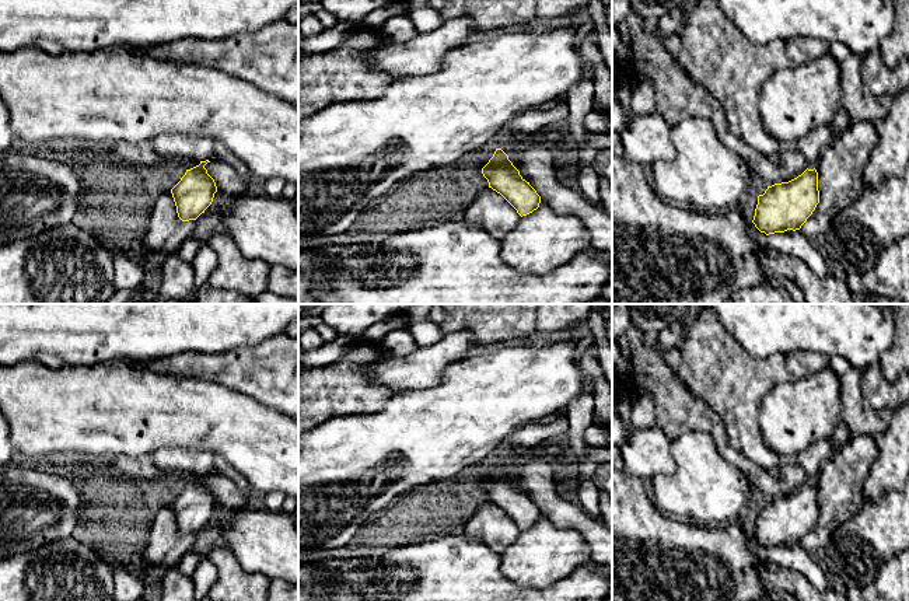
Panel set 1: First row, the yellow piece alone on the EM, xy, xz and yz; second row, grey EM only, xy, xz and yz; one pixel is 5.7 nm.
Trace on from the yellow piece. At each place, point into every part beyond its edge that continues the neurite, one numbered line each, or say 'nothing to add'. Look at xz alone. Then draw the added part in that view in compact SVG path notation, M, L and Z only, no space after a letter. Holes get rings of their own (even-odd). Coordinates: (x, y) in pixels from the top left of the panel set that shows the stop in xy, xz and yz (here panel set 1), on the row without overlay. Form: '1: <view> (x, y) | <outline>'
nothing to add

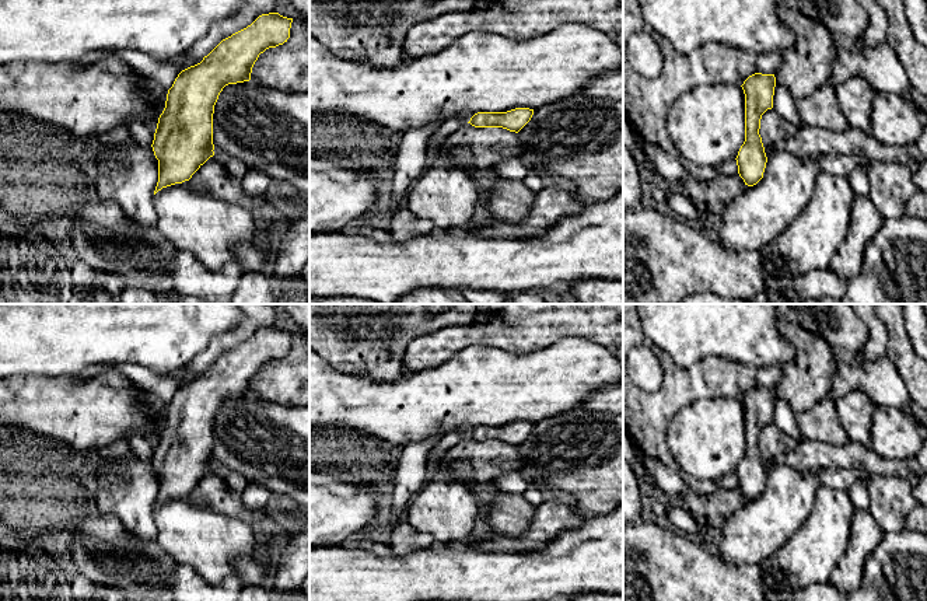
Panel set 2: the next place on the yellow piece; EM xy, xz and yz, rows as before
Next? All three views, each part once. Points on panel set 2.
nothing to add

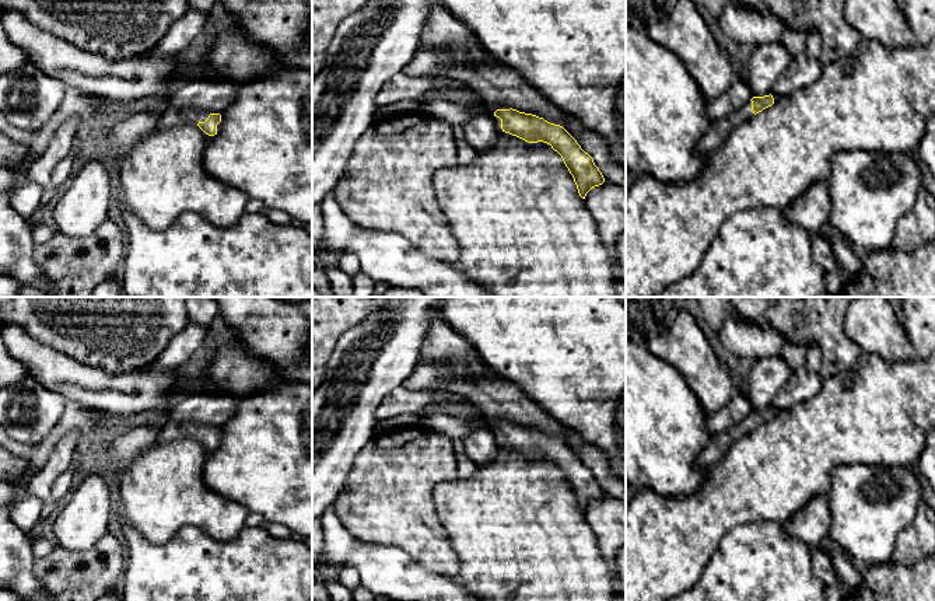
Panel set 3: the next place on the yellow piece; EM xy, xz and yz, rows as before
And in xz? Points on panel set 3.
1: xz (493, 420) | M484 416L484 417L486 417L487 422L490 423L490 430L491 430L493 434L497 437L500 445L502 445L502 443L501 443L501 433L497 431L497 430L494 429L494 426L495 426L497 423L509 423L509 420L508 420L508 419L504 419L504 417L488 417L488 416Z

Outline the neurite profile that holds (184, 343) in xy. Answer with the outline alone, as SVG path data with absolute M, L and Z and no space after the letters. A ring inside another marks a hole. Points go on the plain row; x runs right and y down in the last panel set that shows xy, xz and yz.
M189 322L181 332L174 335L157 360L141 370L161 371L167 368L181 368L206 342L209 342L207 328Z

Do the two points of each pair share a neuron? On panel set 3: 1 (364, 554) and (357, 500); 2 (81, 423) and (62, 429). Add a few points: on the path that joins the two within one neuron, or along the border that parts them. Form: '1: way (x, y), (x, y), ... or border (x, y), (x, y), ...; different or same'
1: border (339, 517), (356, 537), (368, 542), (395, 547); different
2: way (77, 423), (66, 425); same

